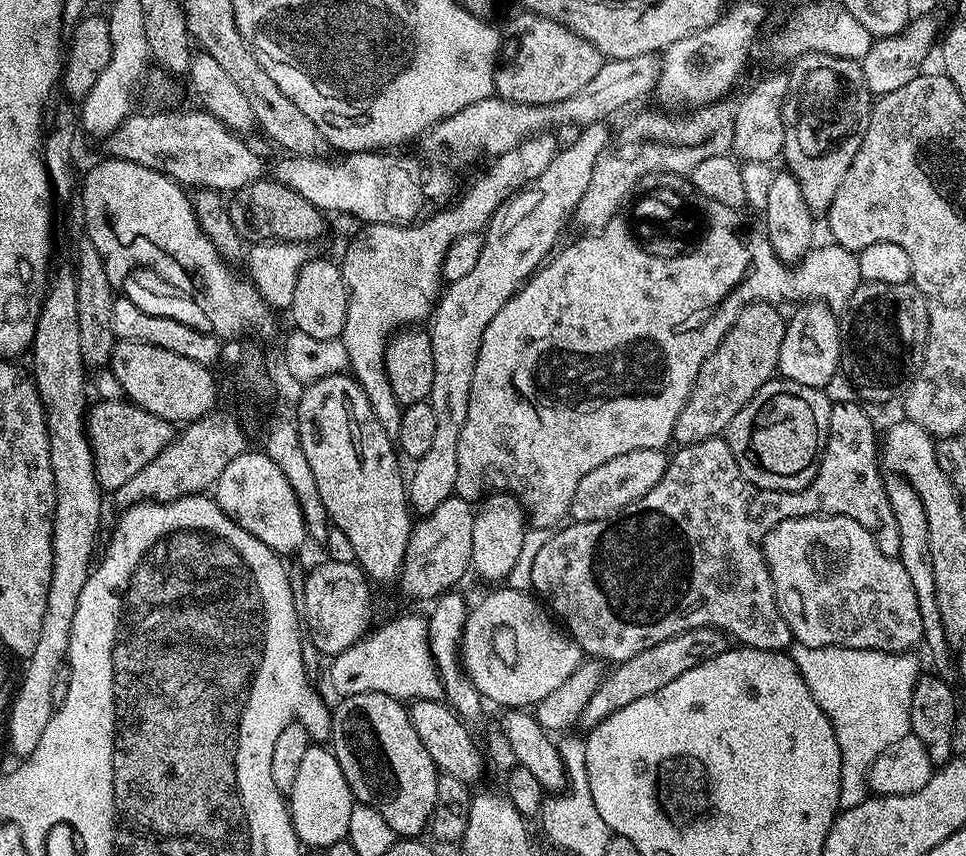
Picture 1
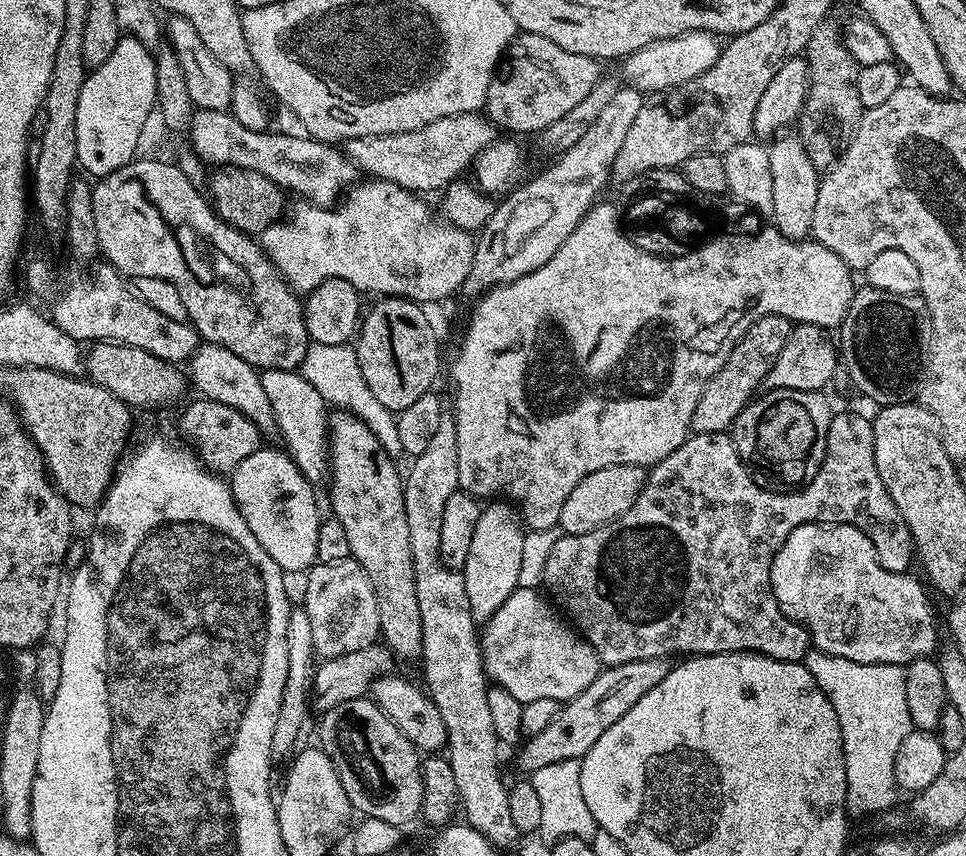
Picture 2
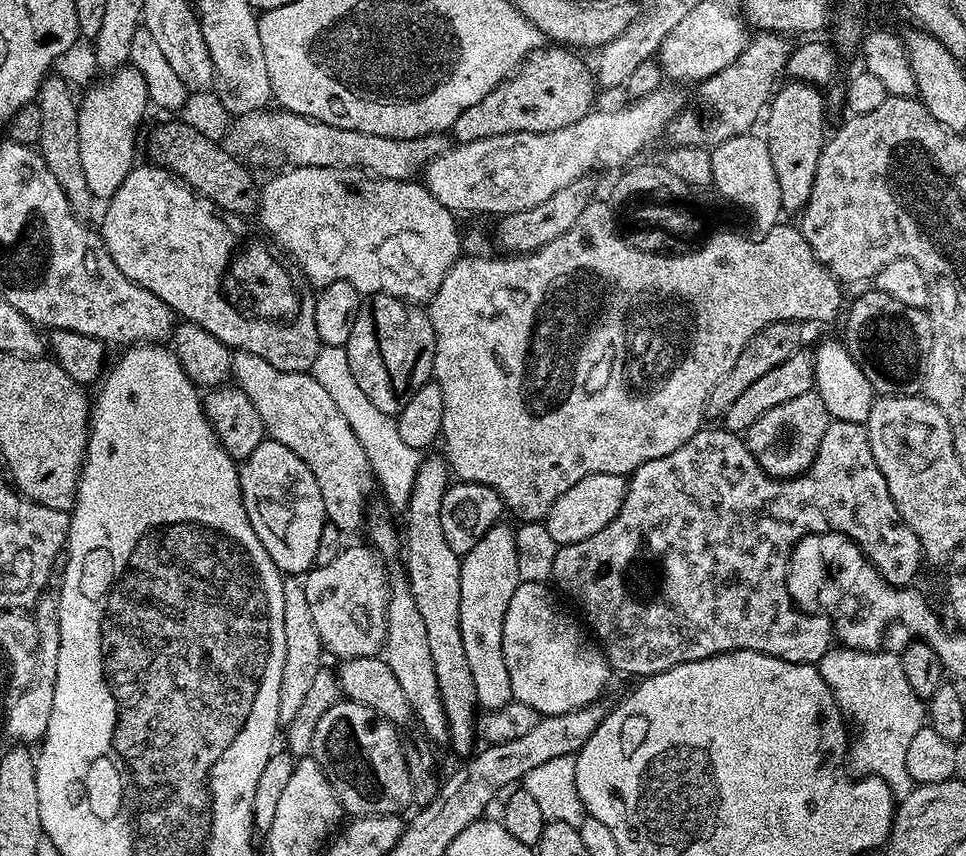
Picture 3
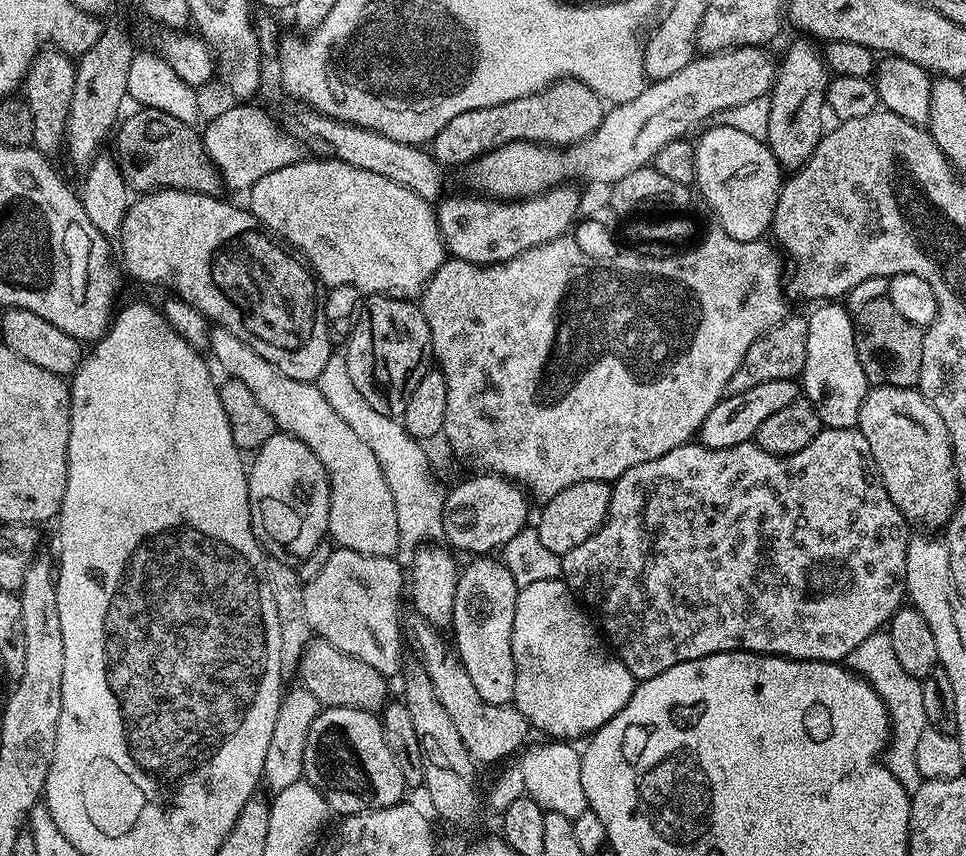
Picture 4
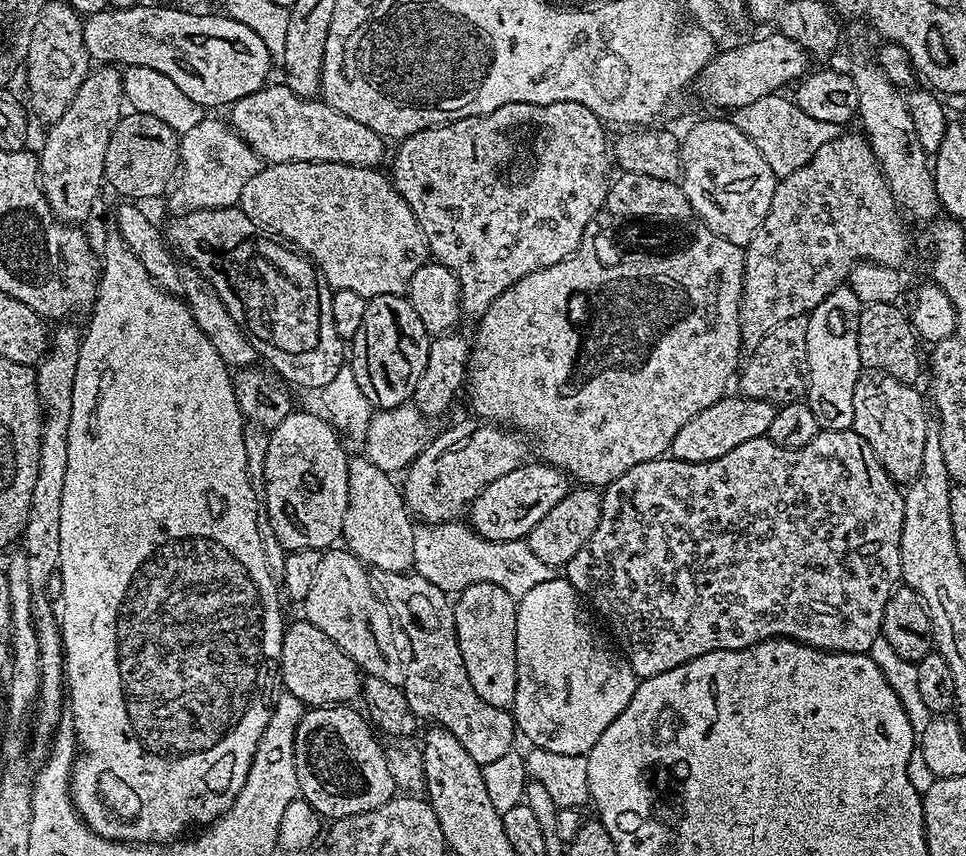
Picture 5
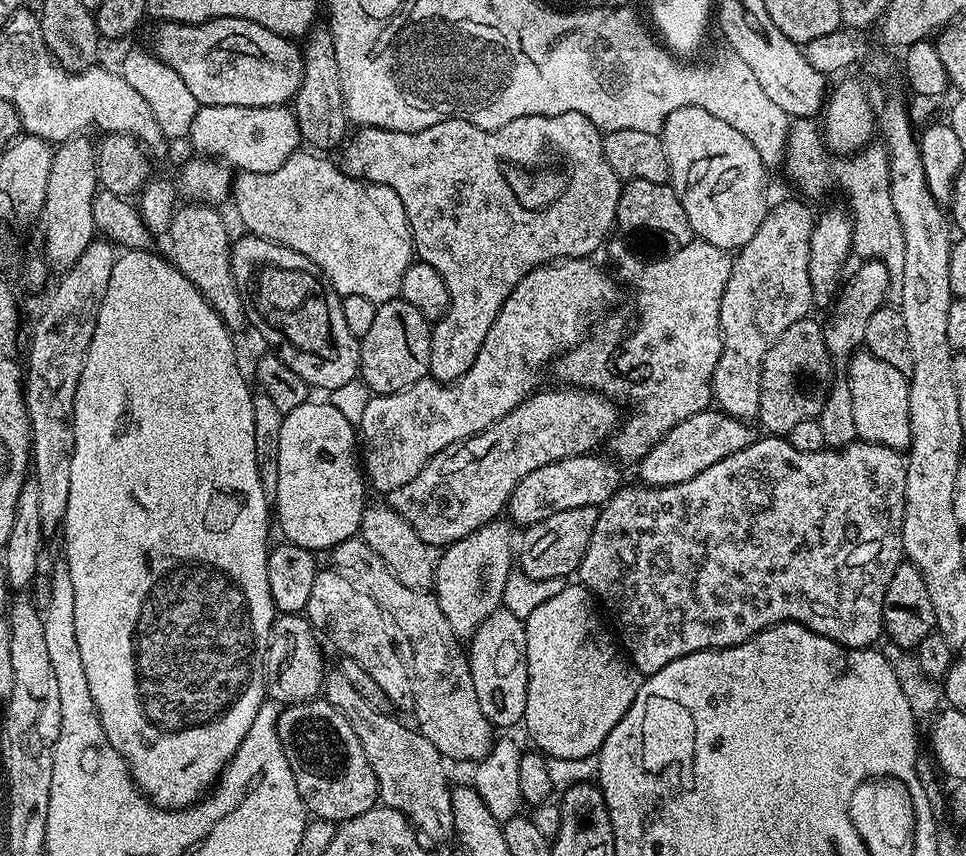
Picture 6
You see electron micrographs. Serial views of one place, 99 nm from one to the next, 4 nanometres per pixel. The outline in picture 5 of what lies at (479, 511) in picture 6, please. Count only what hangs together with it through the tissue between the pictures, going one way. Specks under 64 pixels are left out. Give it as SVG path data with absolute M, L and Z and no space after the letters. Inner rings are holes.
M471 419L446 429L441 436L440 433L433 435L422 454L406 469L402 480L404 502L413 517L425 525L459 521L472 500L478 498L494 478L510 474L510 470L525 463L527 456L524 455L530 452L521 433L495 422Z

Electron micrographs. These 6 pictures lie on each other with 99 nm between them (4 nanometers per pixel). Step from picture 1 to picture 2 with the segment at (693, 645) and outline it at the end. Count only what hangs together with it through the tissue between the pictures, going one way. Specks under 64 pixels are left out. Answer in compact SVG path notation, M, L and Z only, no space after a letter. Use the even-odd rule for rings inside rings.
M667 656L642 658L638 662L622 662L605 667L596 675L594 682L582 690L582 694L557 707L554 718L546 722L544 729L527 737L519 745L521 748L516 764L524 771L521 773L531 774L542 770L542 766L554 766L554 762L583 760L590 746L594 746L594 742L598 742L598 738L602 738L602 734L606 734L606 730L610 730L610 726L614 726L614 722L618 722L618 718L622 718L630 706L634 706L634 702L650 694L650 690L654 690L654 686L658 686L658 682L670 674L672 667L673 661Z

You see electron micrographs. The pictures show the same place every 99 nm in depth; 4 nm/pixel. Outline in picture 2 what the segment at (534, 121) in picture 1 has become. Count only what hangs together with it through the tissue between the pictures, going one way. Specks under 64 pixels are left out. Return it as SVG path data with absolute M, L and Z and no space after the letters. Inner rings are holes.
M687 32L669 40L650 42L650 46L642 46L642 50L630 54L623 61L626 78L623 76L623 79L644 94L664 92L668 88L690 82L710 70L710 66L714 66L720 56L721 47L721 41L710 32ZM467 112L450 118L438 118L430 126L398 134L374 134L343 141L342 151L367 177L394 182L407 192L425 194L448 187L463 171L471 169L476 156L497 139L498 129L480 112Z

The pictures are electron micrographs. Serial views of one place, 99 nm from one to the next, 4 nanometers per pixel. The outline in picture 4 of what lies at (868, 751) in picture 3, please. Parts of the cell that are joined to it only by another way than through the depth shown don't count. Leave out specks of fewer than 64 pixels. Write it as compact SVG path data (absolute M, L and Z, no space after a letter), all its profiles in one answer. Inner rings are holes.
M881 630L870 634L866 642L861 642L854 651L848 655L847 667L851 668L856 675L861 676L882 698L886 706L888 716L892 719L892 734L888 747L882 753L882 759L890 774L902 782L902 786L909 794L917 792L922 783L922 777L918 770L918 762L914 762L918 751L918 738L930 726L926 718L926 710L922 707L922 686L898 662L894 654L894 646L890 642L887 631Z

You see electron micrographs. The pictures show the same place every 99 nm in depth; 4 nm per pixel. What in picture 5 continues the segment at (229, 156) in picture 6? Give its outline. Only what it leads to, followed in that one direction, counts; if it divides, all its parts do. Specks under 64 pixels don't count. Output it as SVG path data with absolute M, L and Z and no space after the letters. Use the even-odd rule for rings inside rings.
M269 83L254 94L246 94L236 104L231 105L230 123L245 142L260 156L261 161L268 164L285 164L286 162L334 162L349 164L359 168L379 169L380 159L384 156L385 137L378 135L370 126L362 126L362 122L354 122L354 118L346 118L346 114L338 114L323 99L309 98L294 94L287 83Z

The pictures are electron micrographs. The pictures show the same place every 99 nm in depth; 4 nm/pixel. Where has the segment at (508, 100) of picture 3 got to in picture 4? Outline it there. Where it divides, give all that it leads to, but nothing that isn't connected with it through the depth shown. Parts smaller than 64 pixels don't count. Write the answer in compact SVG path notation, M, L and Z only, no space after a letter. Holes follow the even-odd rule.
M562 79L549 84L540 92L498 106L486 106L450 118L430 141L430 151L441 166L467 166L484 152L515 140L530 140L533 144L567 146L584 140L604 120L605 101L582 82Z

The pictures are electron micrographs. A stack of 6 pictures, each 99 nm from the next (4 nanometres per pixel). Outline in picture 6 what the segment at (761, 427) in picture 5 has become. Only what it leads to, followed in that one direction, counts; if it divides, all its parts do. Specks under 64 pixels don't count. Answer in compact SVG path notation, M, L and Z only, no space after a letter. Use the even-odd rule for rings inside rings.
M705 410L698 414L690 414L686 422L678 422L674 430L670 430L649 452L638 462L640 476L645 485L661 488L667 484L686 482L694 478L694 474L702 474L706 466L714 466L714 462L722 462L722 458L730 458L730 454L738 454L746 446L750 446L758 438L755 427L743 420L736 420L719 410Z

